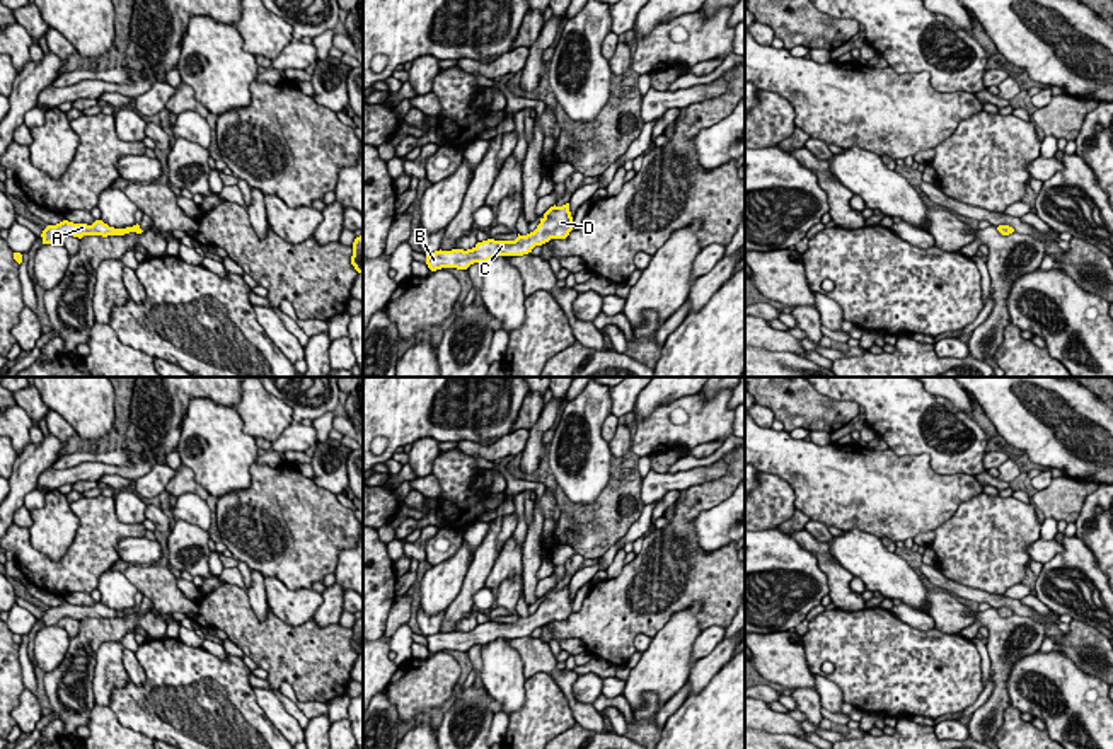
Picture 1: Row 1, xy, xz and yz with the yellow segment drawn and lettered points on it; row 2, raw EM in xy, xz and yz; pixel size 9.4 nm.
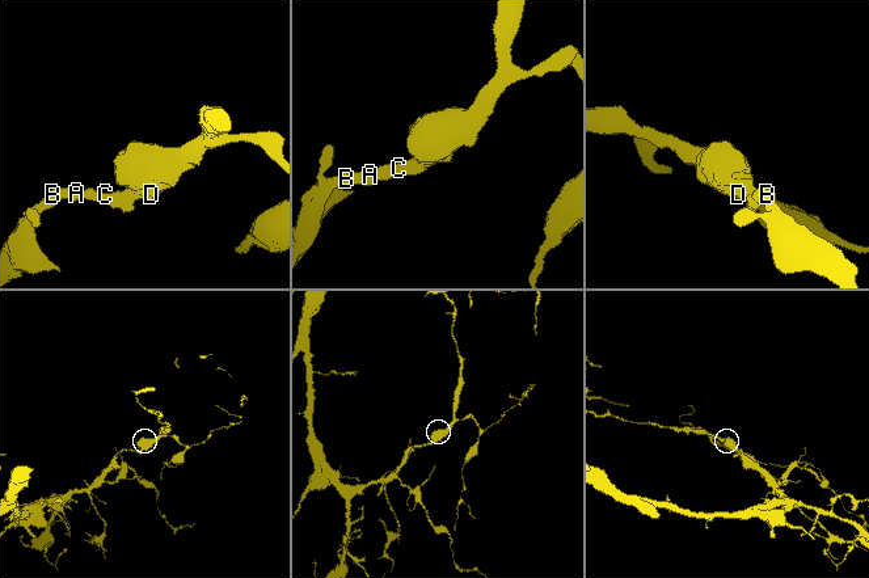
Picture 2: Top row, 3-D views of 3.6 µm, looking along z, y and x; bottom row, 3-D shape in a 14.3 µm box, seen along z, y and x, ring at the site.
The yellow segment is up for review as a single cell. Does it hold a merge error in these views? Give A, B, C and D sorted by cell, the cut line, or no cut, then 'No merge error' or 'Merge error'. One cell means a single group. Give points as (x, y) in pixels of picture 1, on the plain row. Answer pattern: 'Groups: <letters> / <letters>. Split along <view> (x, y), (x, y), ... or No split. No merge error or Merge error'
Groups: A B C D. No split. No merge error

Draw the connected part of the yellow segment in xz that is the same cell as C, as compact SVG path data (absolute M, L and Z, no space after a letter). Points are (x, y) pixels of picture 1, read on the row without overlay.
M569 585L562 589L551 589L537 611L527 618L520 618L515 623L494 623L487 621L477 624L472 631L452 631L435 633L426 636L426 647L431 653L441 650L467 652L474 645L486 645L496 638L523 638L532 635L535 628L542 628L551 621L566 621L573 613L573 599Z

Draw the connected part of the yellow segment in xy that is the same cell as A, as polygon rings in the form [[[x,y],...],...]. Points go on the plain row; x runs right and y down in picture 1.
[[[63,602],[56,607],[48,607],[43,613],[41,619],[43,619],[43,626],[55,626],[55,624],[58,624],[58,621],[61,618],[73,618],[73,619],[82,621],[84,618],[107,619],[107,618],[124,618],[130,614],[141,616],[143,613],[140,611],[138,606],[133,609],[126,609],[126,611],[114,611],[114,609],[109,609],[107,606],[104,606],[102,602],[95,602],[92,607],[73,606],[73,604]]]

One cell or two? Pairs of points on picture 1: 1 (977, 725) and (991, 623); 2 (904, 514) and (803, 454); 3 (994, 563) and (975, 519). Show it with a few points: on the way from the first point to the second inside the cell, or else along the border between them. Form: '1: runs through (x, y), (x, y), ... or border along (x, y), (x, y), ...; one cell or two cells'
1: runs through (999, 700), (999, 649); one cell
2: runs through (878, 492), (836, 485), (829, 480); one cell
3: runs through (991, 553), (986, 548), (986, 529); one cell

